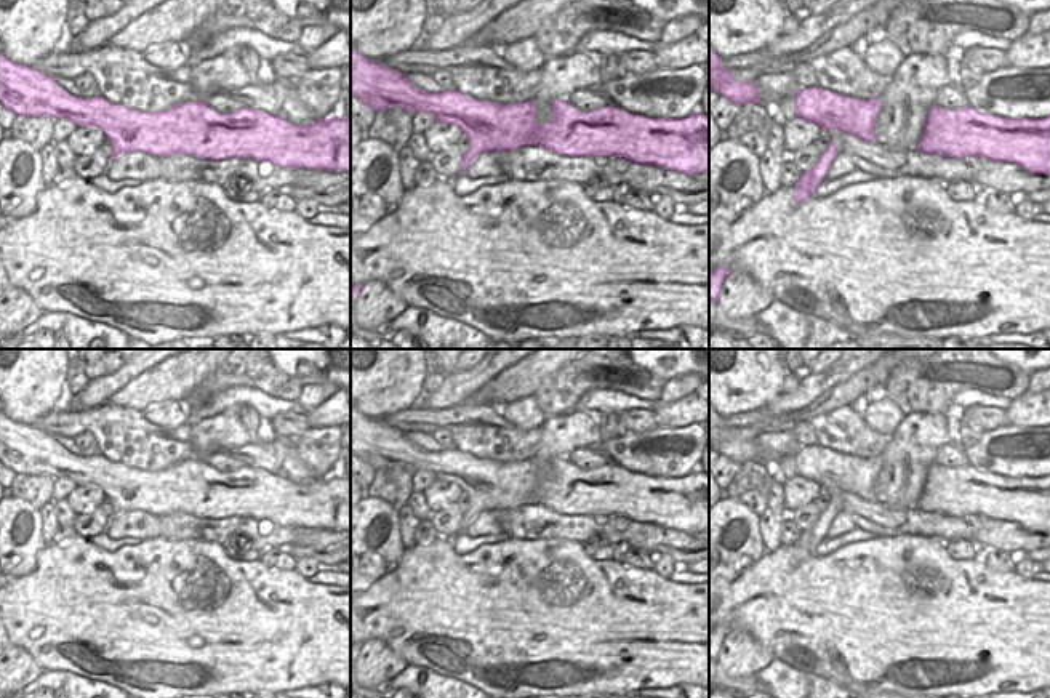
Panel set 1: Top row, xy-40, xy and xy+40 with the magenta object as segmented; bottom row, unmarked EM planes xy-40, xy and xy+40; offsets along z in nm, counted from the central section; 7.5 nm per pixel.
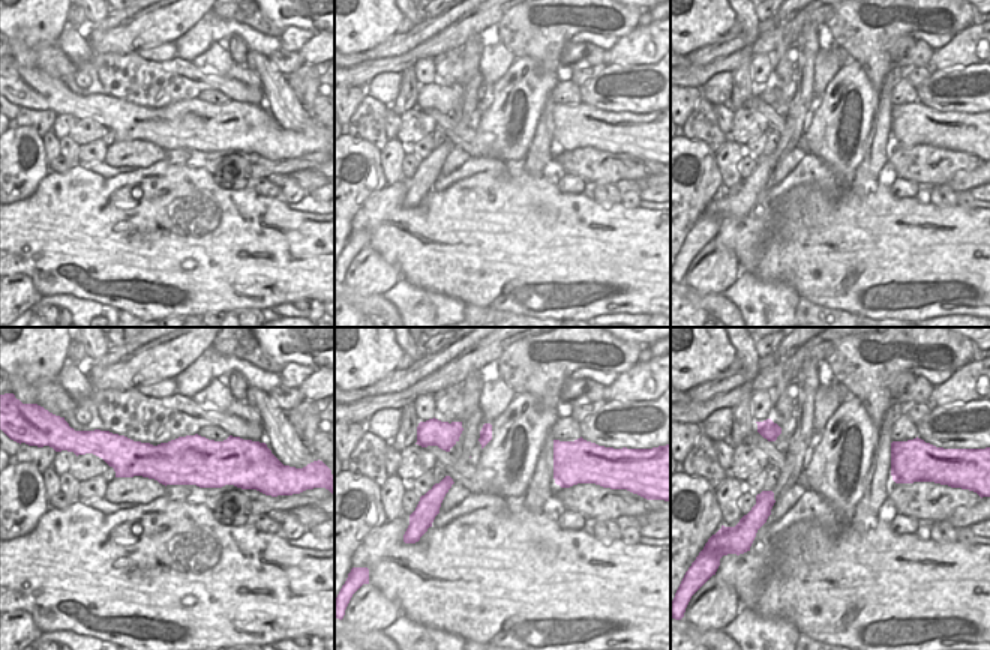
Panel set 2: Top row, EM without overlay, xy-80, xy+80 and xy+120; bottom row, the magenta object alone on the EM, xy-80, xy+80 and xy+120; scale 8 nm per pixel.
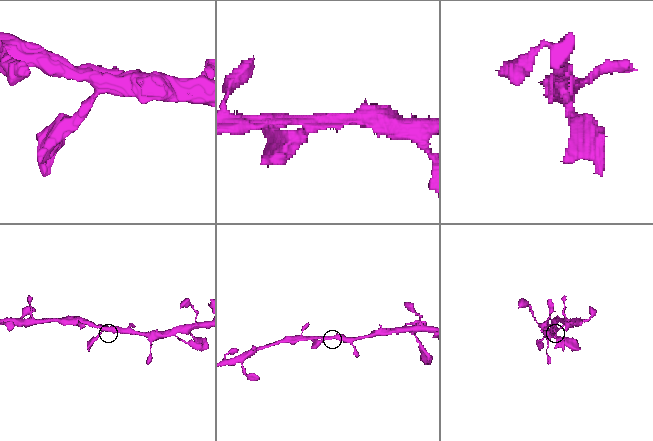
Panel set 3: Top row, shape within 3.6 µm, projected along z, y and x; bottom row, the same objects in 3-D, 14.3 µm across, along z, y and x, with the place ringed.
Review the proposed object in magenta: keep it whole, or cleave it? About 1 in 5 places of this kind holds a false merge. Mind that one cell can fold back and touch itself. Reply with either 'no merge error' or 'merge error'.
no merge error

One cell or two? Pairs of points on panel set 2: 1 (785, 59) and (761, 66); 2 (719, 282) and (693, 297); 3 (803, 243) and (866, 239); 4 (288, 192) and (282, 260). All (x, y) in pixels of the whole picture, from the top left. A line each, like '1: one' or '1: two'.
1: two
2: two
3: one
4: two

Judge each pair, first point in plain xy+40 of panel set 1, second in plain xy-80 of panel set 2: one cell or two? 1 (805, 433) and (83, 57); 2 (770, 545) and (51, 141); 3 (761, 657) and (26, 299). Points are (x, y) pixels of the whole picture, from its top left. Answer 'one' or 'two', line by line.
1: two
2: one
3: one

